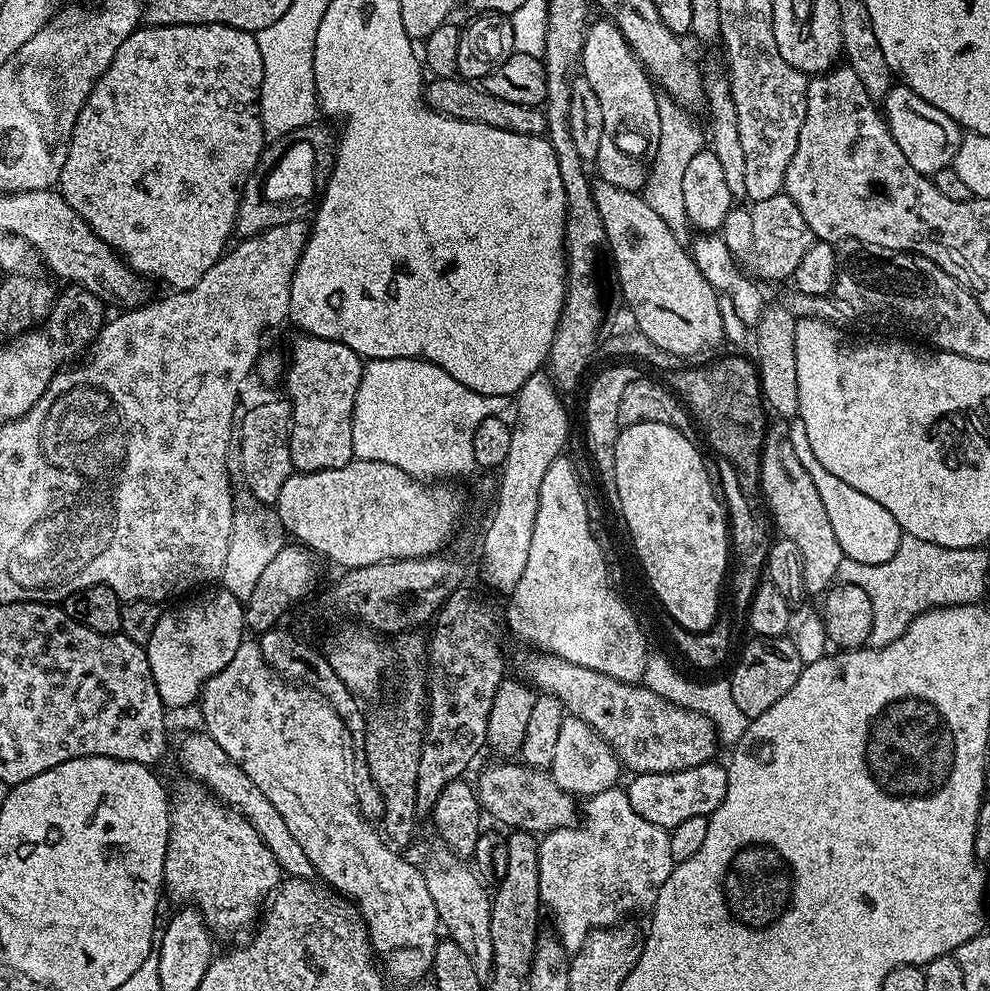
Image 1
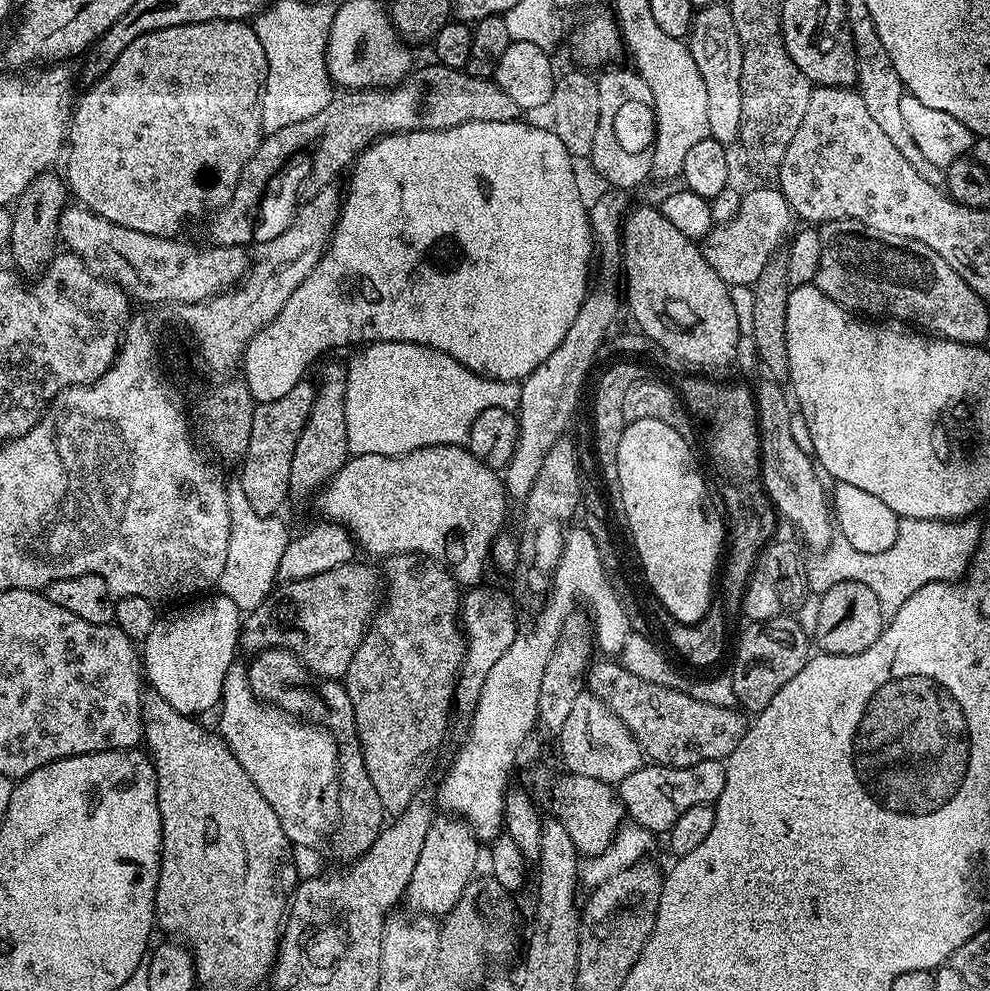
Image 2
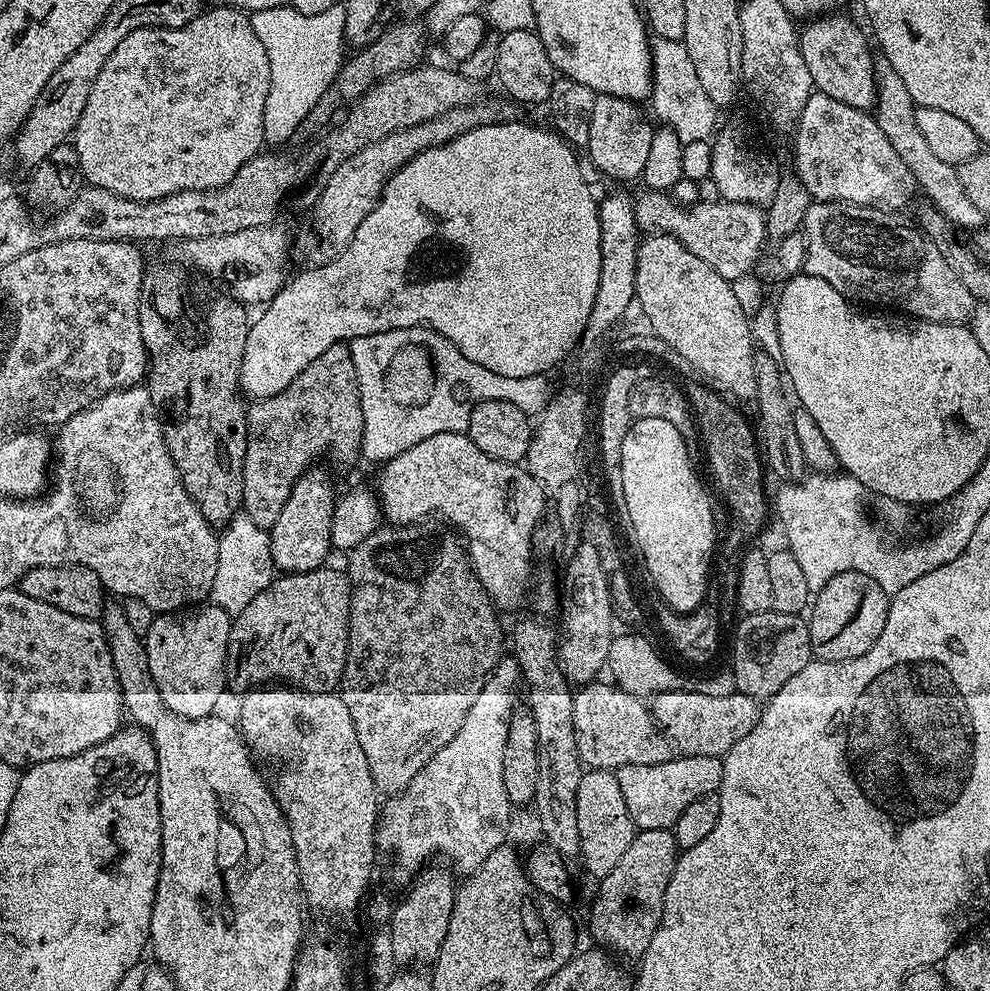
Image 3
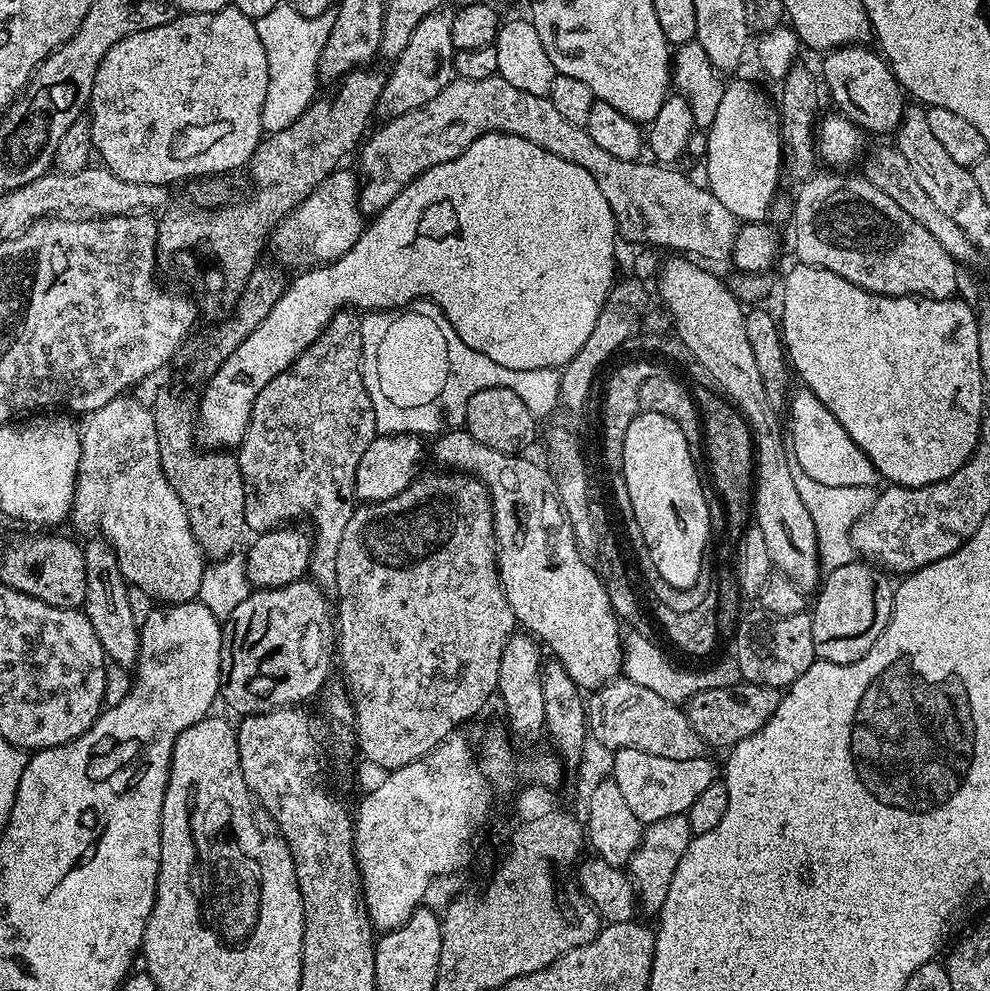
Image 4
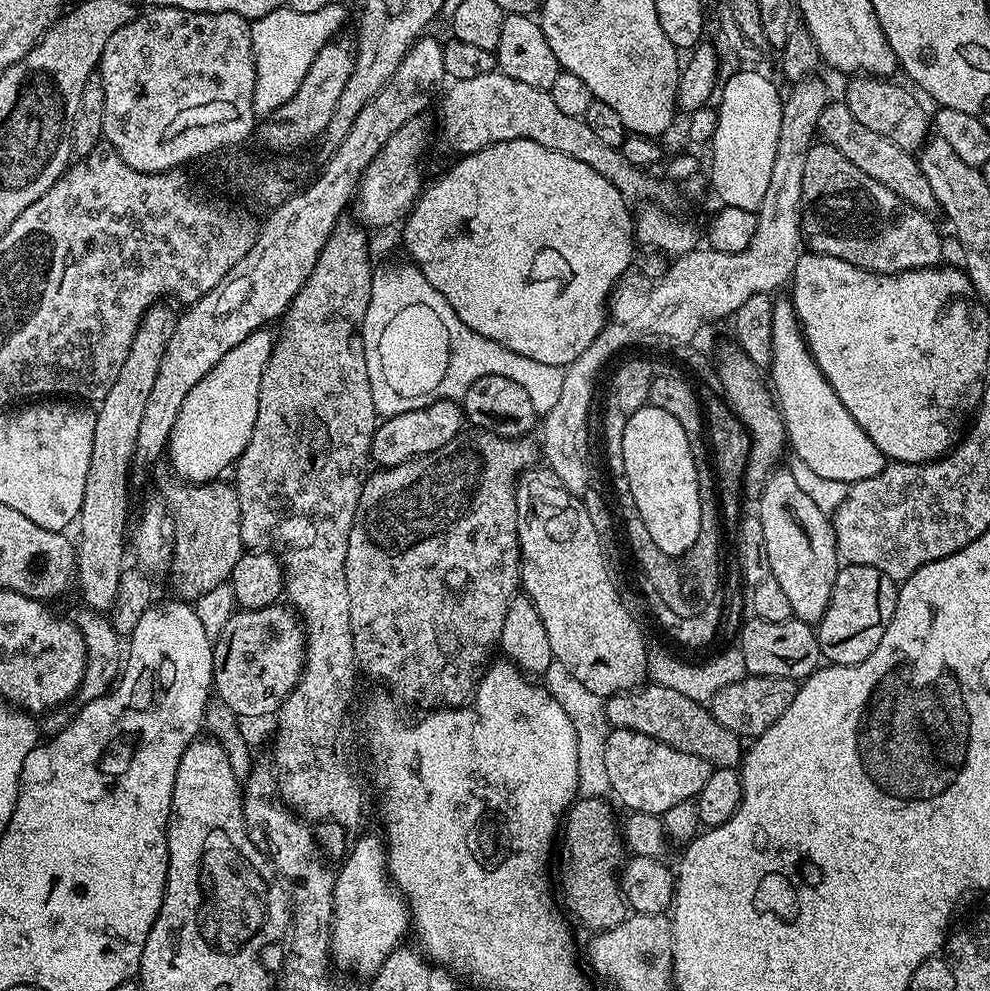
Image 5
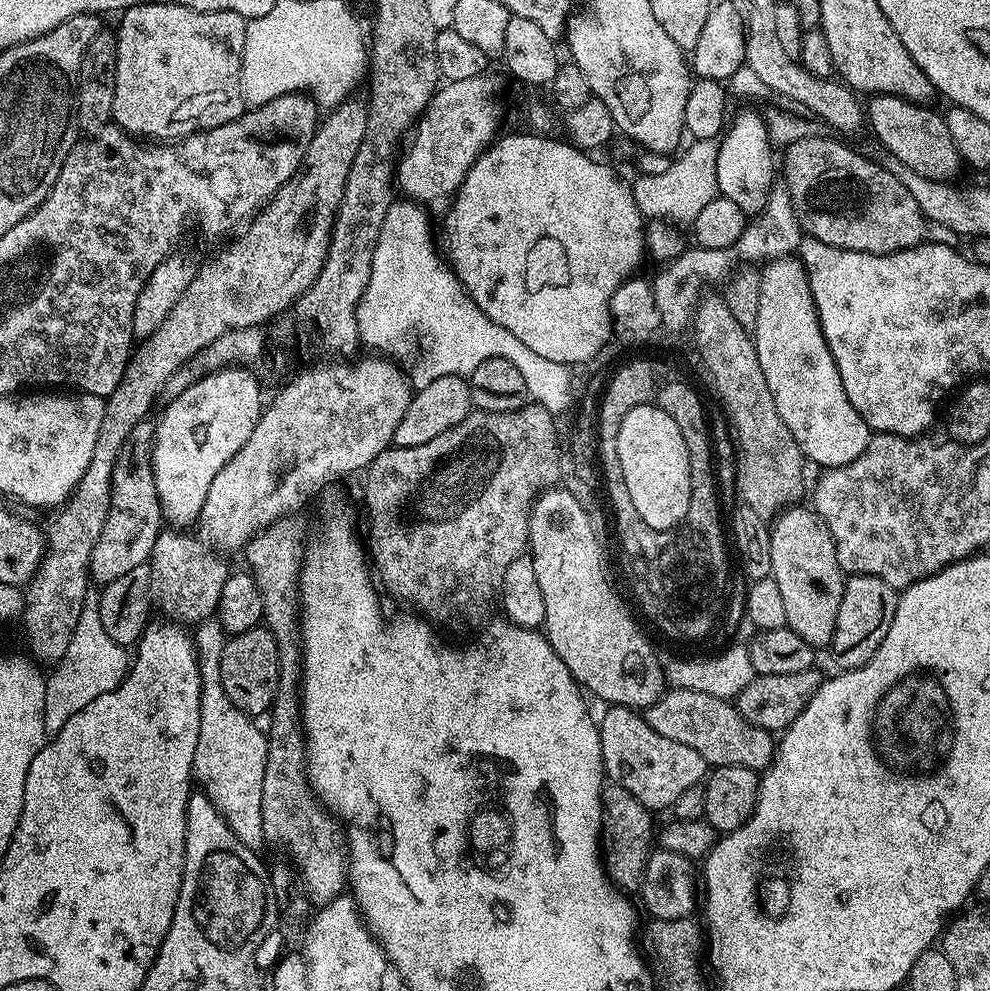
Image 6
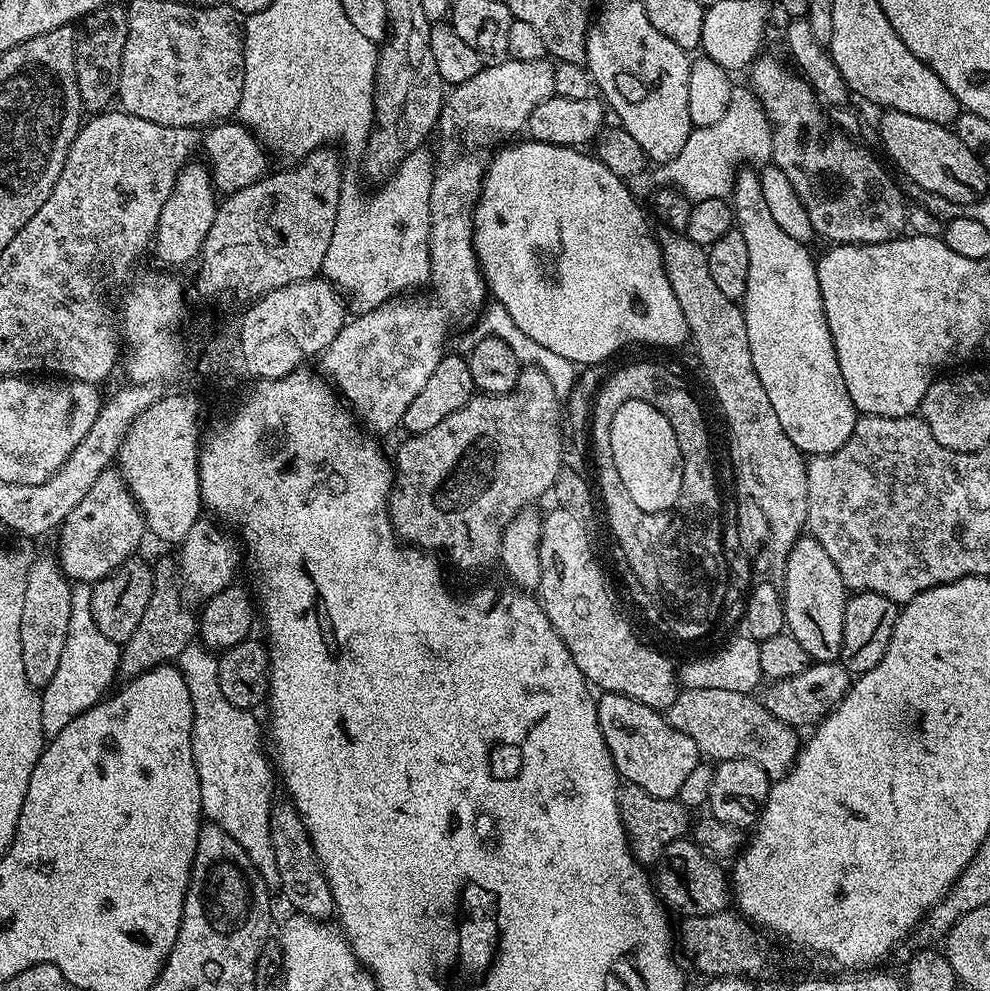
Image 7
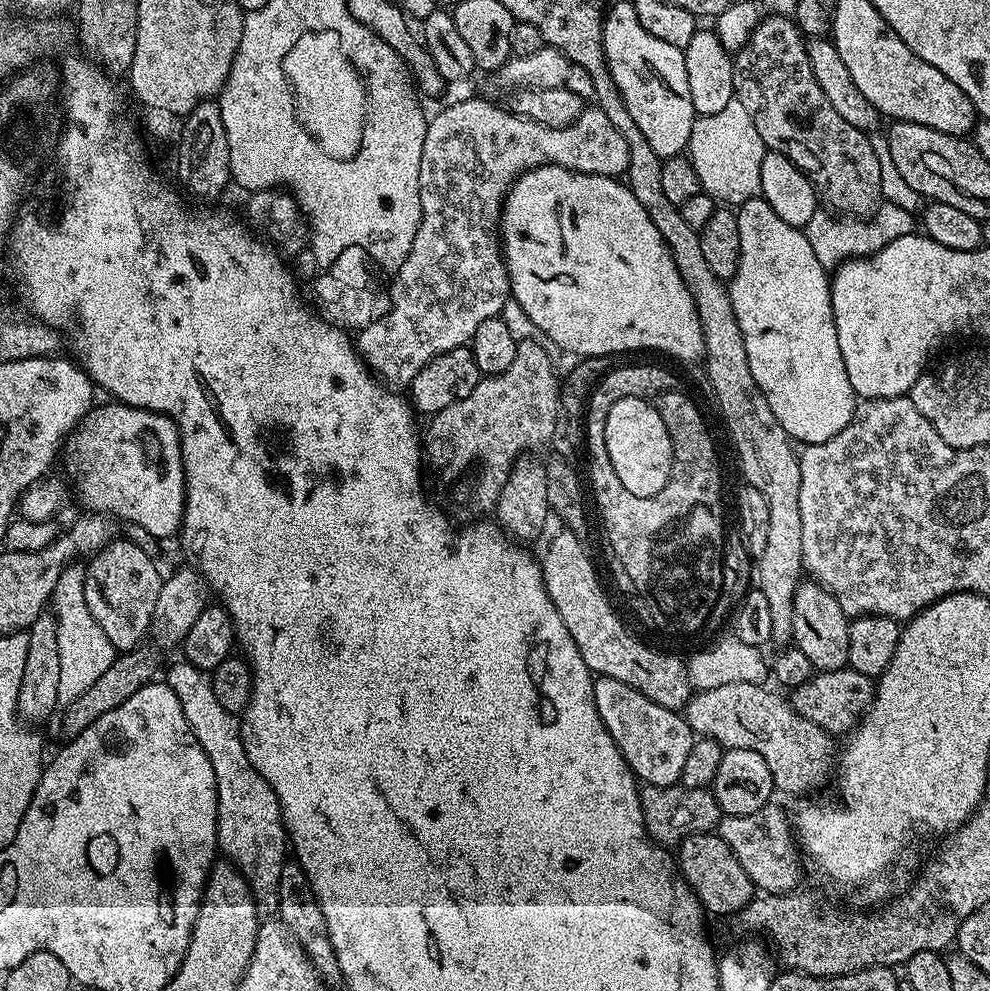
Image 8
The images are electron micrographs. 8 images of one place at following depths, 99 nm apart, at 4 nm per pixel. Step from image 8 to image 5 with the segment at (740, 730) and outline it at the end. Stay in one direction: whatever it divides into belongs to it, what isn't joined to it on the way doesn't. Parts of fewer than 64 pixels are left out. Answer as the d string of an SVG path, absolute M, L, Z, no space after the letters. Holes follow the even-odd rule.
M648 682L639 690L619 692L616 696L607 697L605 714L612 728L638 730L638 734L666 742L666 746L674 746L674 750L698 754L715 767L736 768L741 763L741 737L726 730L726 726L714 719L701 701L686 698L686 694L678 694L678 690Z

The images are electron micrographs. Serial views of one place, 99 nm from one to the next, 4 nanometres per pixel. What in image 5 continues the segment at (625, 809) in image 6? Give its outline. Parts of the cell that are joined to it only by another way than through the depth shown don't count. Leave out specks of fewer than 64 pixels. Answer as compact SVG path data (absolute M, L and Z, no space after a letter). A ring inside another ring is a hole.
M591 796L577 799L565 813L560 834L561 839L564 838L564 853L560 856L564 863L560 868L560 884L558 880L559 891L560 888L564 891L562 904L566 912L568 907L567 915L573 921L576 919L582 927L589 928L592 934L618 926L630 912L618 875L626 856L625 842L618 831L618 820L616 824L616 816L607 802L607 799Z

